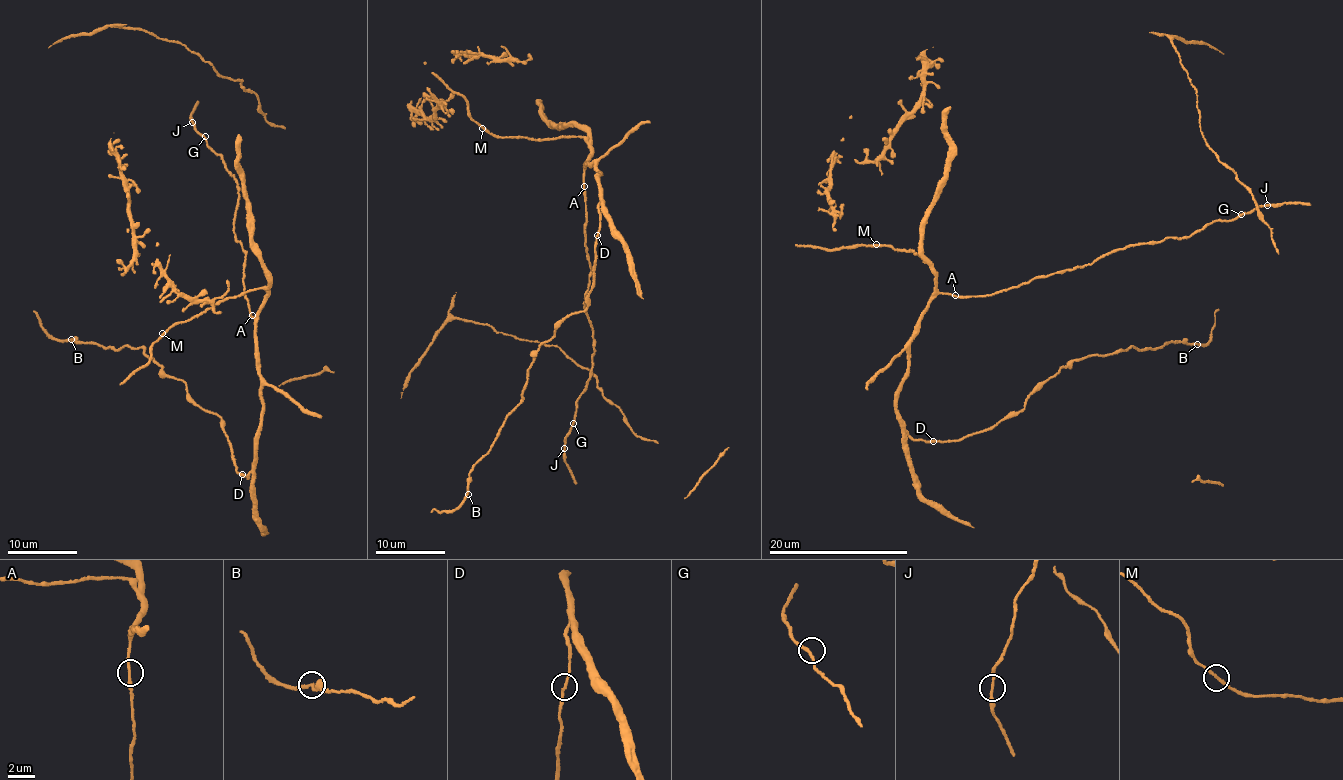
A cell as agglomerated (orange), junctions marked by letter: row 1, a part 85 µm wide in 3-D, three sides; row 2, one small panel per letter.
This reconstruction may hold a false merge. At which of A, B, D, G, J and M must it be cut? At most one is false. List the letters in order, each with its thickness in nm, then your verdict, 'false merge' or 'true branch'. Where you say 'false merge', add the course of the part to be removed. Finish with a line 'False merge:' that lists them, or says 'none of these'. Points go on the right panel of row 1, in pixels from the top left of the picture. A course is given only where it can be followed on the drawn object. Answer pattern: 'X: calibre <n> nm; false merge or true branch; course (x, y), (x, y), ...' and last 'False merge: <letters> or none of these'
A: calibre 200 nm; true branch
B: calibre 220 nm; true branch
D: calibre 200 nm; true branch
G: calibre 200 nm; true branch
J: calibre 200 nm; true branch
M: calibre 220 nm; true branch
False merge: none of these

